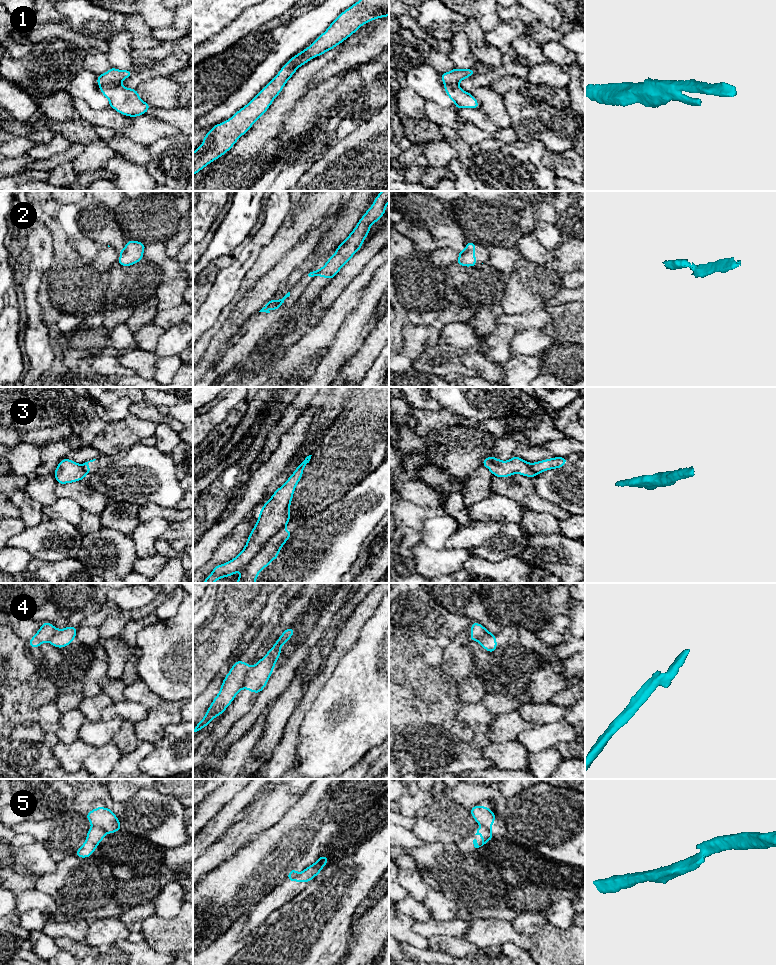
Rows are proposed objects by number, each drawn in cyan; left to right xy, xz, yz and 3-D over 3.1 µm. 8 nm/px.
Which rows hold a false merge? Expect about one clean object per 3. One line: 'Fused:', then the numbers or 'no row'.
Fused: 1, 2, 3, 4, 5

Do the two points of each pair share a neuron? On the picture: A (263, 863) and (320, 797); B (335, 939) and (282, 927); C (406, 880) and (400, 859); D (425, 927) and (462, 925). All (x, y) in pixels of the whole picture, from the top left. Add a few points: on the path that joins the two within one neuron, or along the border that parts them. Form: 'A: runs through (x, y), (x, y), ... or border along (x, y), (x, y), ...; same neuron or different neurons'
A: runs through (275, 847), (308, 813); same neuron
B: runs through (322, 939), (295, 939); same neuron
C: border along (399, 868), (416, 870); different neurons
D: runs through (434, 927), (453, 927); same neuron

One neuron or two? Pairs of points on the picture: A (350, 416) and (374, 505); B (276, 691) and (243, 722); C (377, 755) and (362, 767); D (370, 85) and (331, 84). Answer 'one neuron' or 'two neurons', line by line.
A: two neurons
B: one neuron
C: one neuron
D: two neurons

